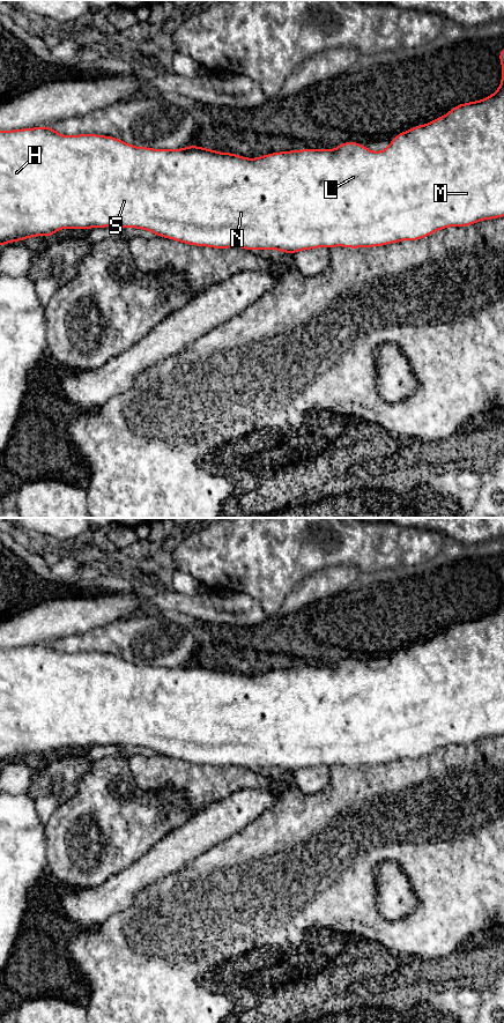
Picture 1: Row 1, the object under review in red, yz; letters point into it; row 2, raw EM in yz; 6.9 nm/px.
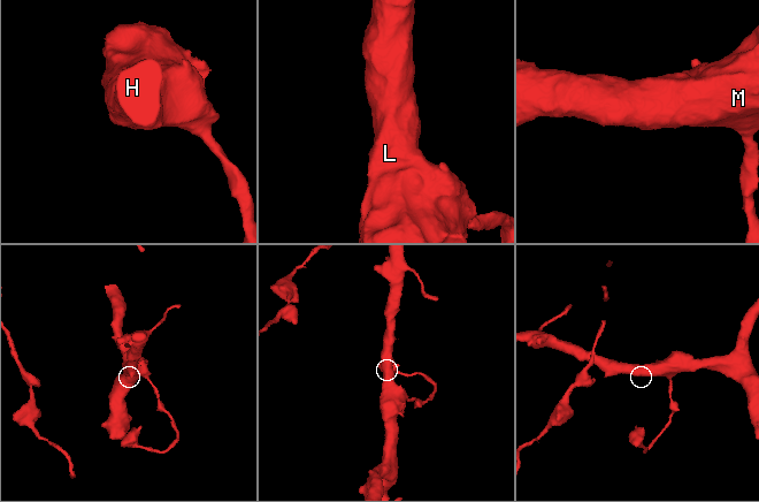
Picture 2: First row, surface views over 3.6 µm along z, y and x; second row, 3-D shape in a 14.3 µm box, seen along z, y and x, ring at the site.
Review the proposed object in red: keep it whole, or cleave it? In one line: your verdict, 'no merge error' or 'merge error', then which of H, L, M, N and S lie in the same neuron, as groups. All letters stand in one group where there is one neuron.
no merge error; groups H L M N S

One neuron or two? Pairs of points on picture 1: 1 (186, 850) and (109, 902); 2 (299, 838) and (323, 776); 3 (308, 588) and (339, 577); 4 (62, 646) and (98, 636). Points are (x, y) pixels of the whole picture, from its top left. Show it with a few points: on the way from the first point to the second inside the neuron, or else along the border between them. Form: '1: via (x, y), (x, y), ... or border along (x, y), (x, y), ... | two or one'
1: via (167, 857), (128, 883) | one
2: border along (331, 771), (328, 784), (316, 793), (295, 784) | two
3: via (316, 587), (331, 580) | one
4: via (72, 644), (89, 642) | one

